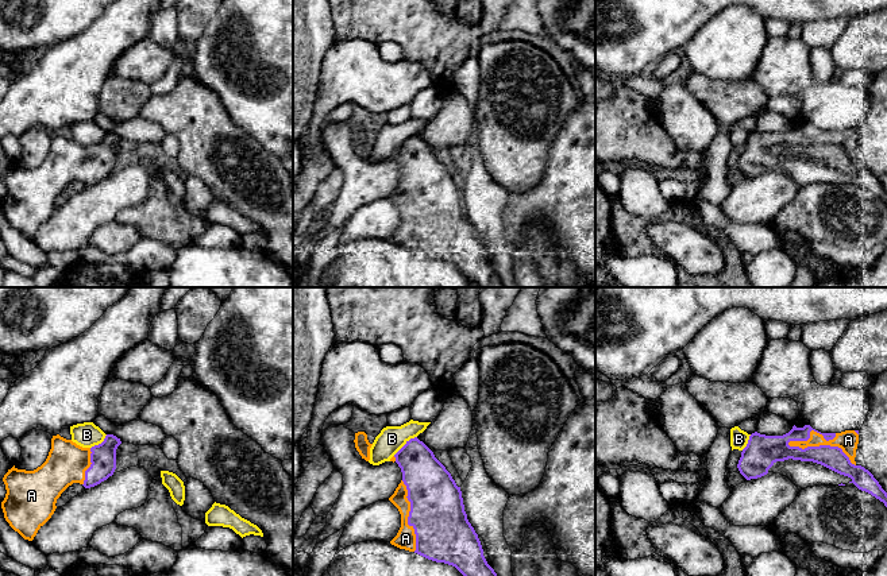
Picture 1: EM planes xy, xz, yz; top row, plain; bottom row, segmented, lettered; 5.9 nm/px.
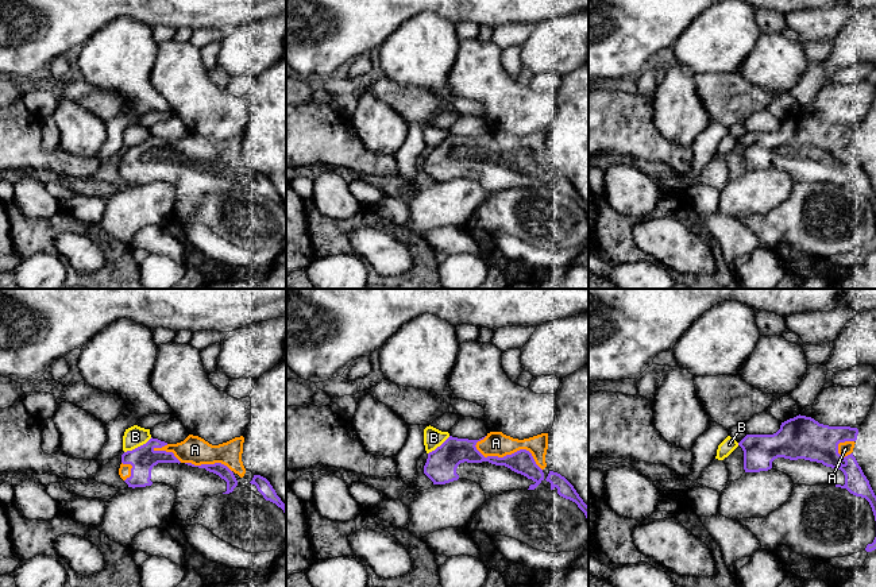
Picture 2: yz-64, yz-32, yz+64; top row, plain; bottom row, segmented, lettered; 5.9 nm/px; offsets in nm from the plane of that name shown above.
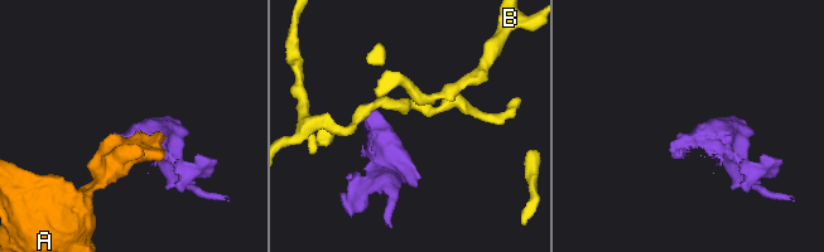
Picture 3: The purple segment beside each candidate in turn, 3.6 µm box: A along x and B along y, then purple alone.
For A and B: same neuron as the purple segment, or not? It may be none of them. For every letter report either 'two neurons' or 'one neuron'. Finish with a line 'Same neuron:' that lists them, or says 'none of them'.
A: one neuron
B: two neurons
Same neuron: A

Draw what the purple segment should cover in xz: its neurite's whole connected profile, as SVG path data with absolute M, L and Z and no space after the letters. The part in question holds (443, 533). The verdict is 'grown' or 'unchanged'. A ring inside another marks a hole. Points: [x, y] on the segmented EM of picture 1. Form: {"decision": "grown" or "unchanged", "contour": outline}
{"decision": "grown", "contour": "M414 437L406 441L390 461L396 461L402 472L401 483L389 498L401 514L401 527L390 544L428 560L452 565L463 576L497 576L467 519L460 487L433 452Z"}

